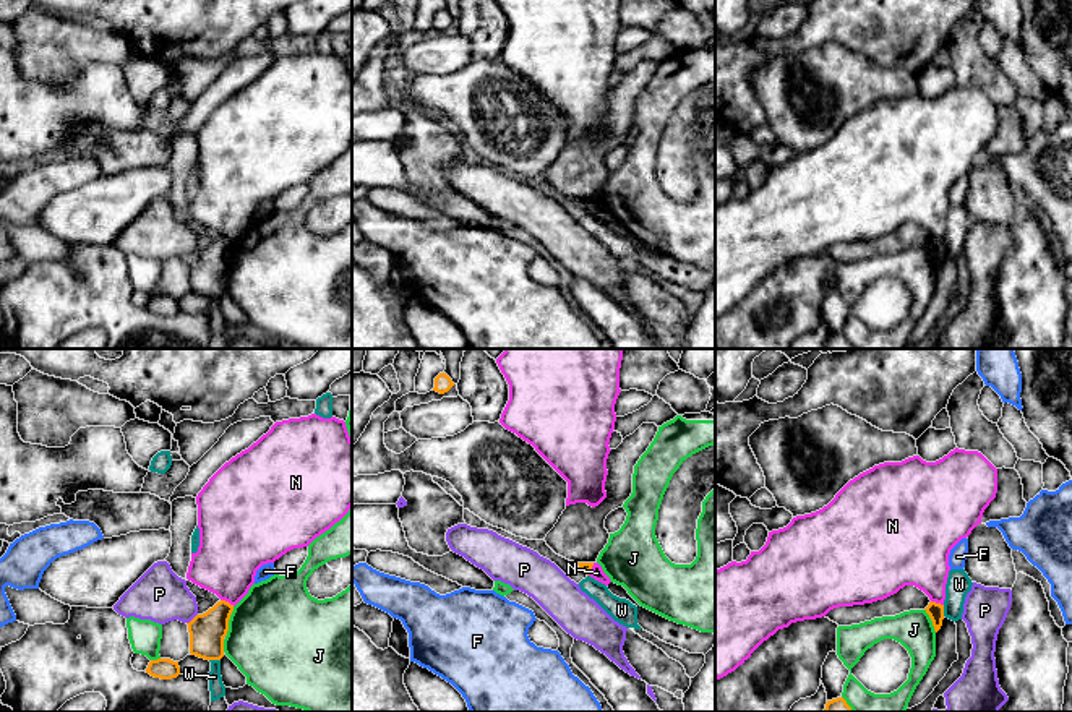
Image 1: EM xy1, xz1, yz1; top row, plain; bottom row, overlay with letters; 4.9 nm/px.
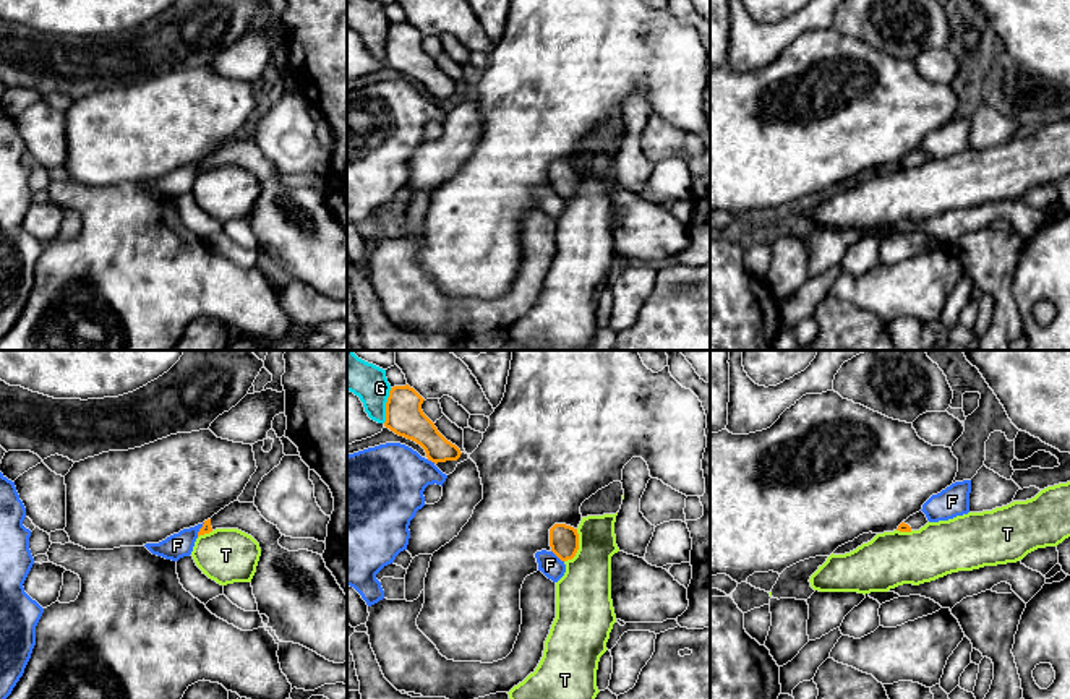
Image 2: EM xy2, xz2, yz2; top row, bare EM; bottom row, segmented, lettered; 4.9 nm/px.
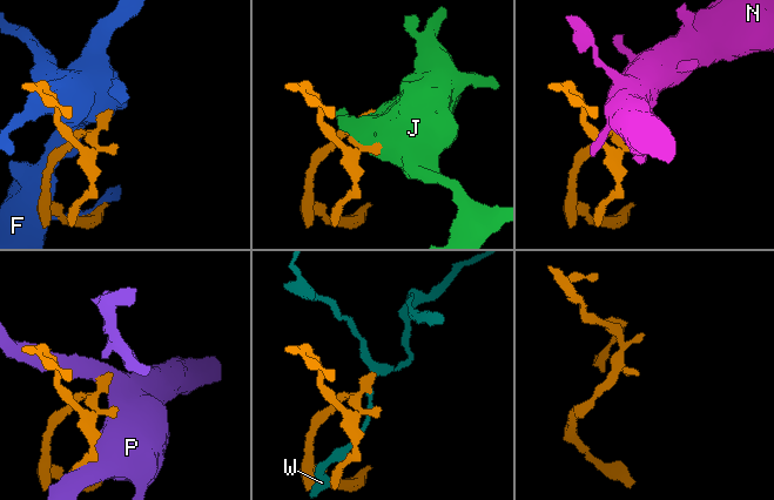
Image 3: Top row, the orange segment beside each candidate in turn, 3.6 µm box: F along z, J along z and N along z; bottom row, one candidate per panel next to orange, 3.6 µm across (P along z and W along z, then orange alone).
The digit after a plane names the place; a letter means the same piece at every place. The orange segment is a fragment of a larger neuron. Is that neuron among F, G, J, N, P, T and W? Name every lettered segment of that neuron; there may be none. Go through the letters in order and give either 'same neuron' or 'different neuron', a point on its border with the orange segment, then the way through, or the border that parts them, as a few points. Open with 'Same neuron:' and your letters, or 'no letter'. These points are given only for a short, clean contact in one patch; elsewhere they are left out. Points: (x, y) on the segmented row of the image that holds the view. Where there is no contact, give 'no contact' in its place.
Same neuron: no letter
F: different neuron; meets orange in xz2 at (558, 557)
G: different neuron; meets orange in xz2 at (386, 406)
J: different neuron; meets orange in xy1 at (227, 621)
N: different neuron; meets orange in xy1 at (227, 602); border along xy1 (221, 599), (234, 605)
P: different neuron; meets orange in xy1 at (193, 618); border along xy1 (197, 613), (187, 623)
T: different neuron; meets orange in xz2 at (577, 547); border along xz2 (577, 529), (577, 552), (564, 561)
W: different neuron; meets orange in xy1 at (214, 659); border along xy1 (210, 659), (219, 660)

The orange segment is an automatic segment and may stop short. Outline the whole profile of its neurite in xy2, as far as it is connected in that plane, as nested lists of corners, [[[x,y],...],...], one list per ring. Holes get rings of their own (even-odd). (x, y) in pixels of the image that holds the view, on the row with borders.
[[[233,501],[198,532],[238,529],[261,548],[251,579],[259,615],[269,618],[279,641],[300,644],[334,663],[347,662],[347,595],[321,555],[279,545],[277,525],[268,522],[255,503]]]

